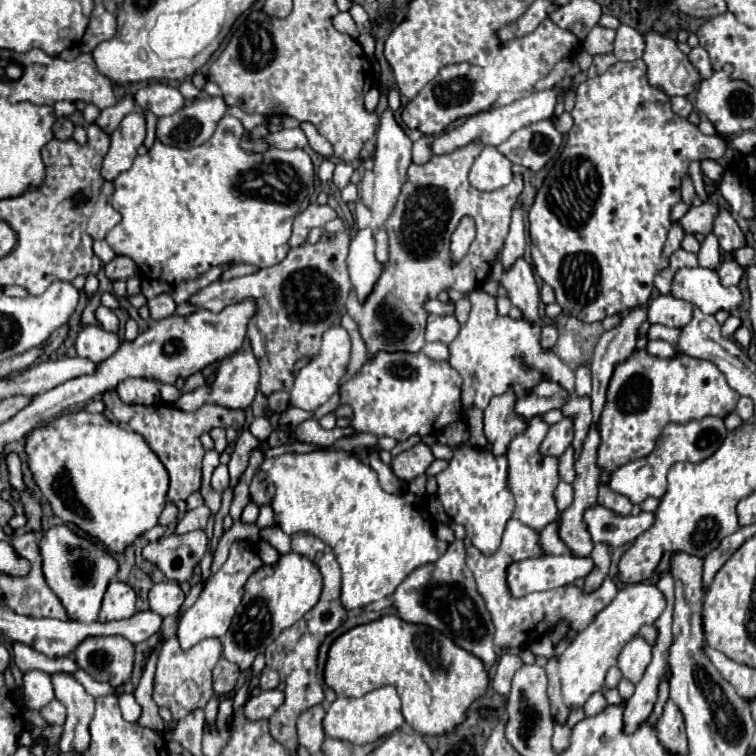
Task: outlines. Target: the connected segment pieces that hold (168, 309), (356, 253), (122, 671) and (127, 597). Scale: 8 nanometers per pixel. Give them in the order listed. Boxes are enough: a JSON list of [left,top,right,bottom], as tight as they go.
[[148,294,176,320],[346,228,382,300],[74,636,134,688],[100,580,136,622]]

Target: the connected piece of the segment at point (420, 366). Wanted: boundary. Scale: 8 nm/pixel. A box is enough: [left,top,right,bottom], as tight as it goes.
[340,352,462,440]

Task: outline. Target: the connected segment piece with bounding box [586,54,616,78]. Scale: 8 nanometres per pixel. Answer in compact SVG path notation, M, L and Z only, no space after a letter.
M598 54L598 56L594 56L594 62L592 62L590 70L586 72L588 78L596 78L604 70L608 70L608 66L612 66L614 62L616 62L616 56L614 54Z

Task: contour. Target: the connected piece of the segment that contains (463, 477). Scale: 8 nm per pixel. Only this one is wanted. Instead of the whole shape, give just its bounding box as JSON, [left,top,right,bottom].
[438,446,514,554]

